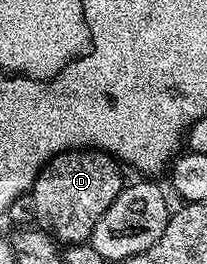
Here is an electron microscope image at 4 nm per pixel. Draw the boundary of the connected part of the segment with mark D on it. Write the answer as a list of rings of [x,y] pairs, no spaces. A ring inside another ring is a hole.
[[[81,149],[55,155],[36,178],[30,192],[33,208],[36,211],[35,222],[61,245],[89,242],[94,233],[94,227],[98,225],[98,221],[102,221],[102,215],[106,213],[106,209],[114,205],[114,197],[118,197],[118,193],[122,193],[126,185],[123,173],[125,174],[121,164],[107,151]]]

